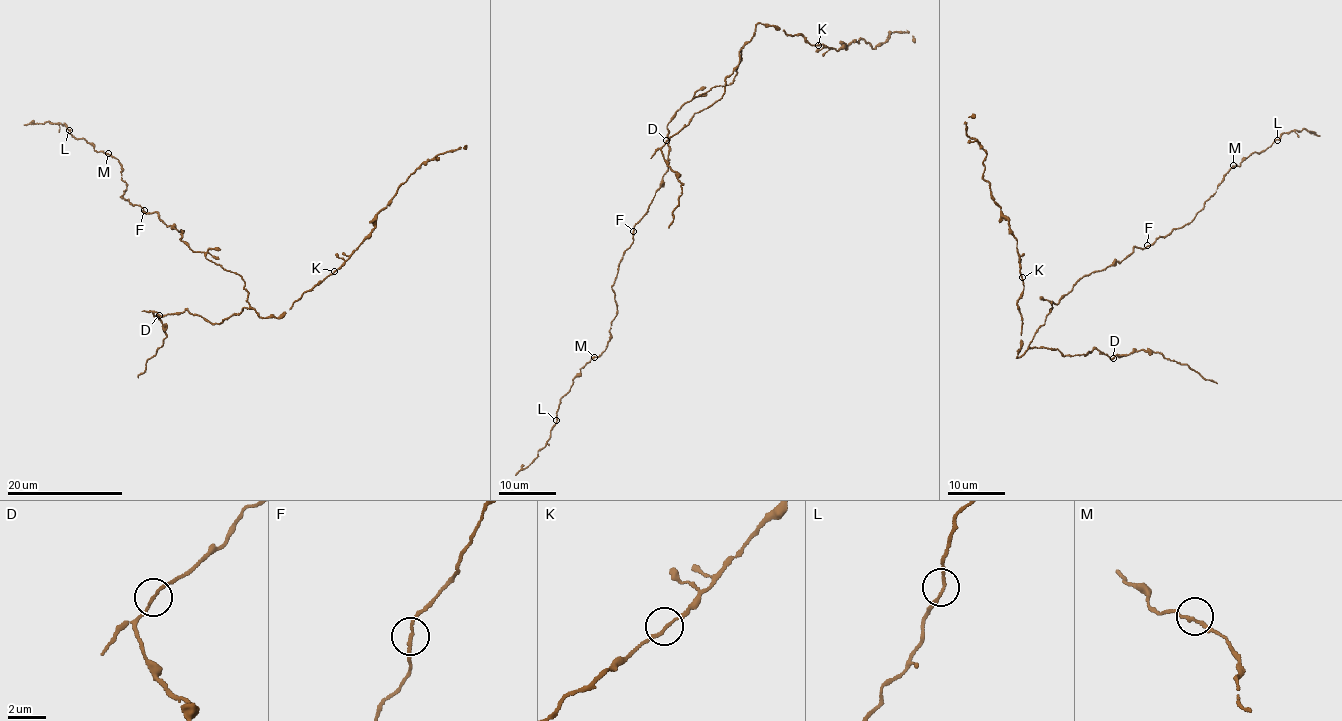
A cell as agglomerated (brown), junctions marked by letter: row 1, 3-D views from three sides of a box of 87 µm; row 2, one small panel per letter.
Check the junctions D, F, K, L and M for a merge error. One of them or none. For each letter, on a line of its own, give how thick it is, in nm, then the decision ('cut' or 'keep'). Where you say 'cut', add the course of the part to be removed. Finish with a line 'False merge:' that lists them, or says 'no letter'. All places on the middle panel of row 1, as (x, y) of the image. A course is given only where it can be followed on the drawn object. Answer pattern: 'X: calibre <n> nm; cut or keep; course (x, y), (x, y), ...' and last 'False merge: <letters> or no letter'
D: calibre 140 nm; keep
F: calibre 150 nm; keep
K: calibre 140 nm; keep
L: calibre 140 nm; keep
M: calibre 140 nm; keep
False merge: no letter

